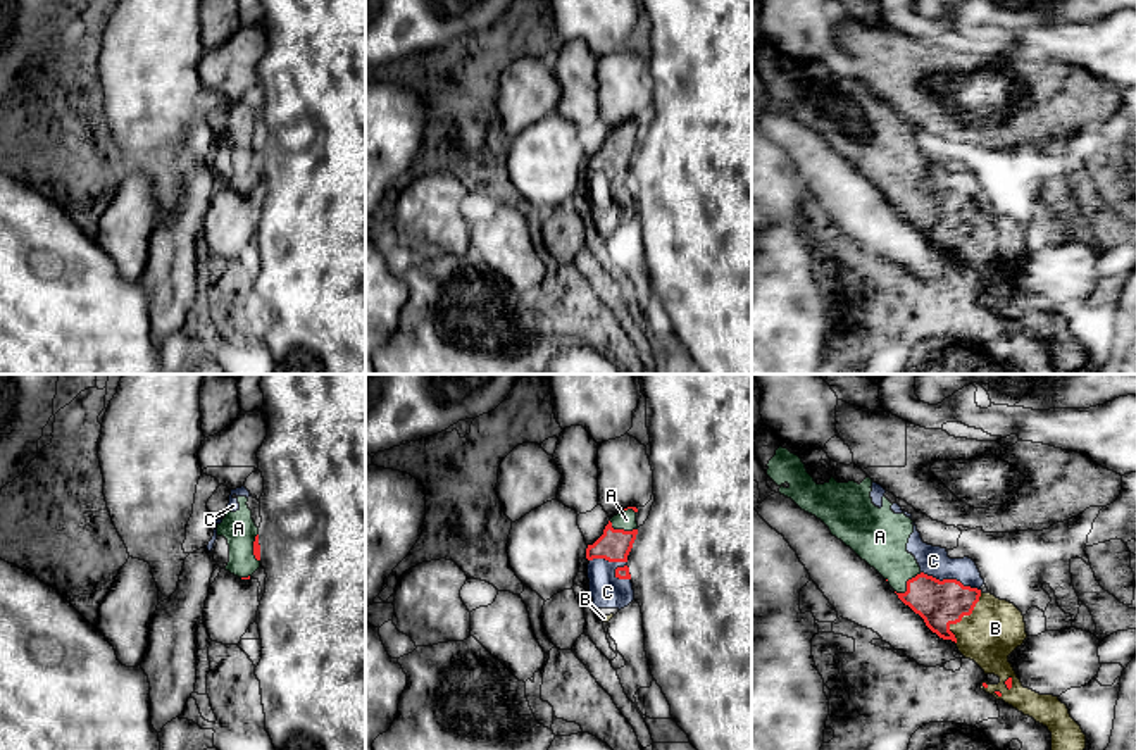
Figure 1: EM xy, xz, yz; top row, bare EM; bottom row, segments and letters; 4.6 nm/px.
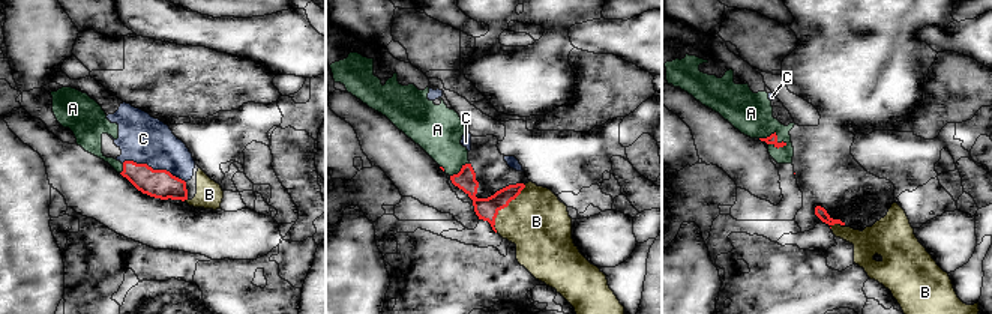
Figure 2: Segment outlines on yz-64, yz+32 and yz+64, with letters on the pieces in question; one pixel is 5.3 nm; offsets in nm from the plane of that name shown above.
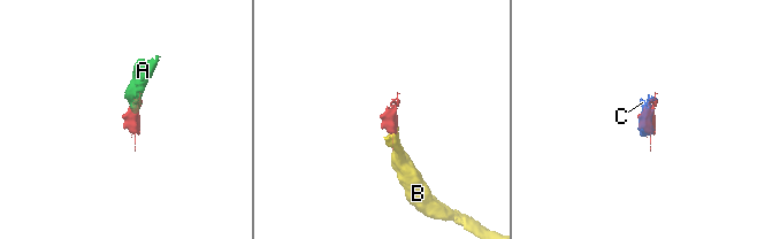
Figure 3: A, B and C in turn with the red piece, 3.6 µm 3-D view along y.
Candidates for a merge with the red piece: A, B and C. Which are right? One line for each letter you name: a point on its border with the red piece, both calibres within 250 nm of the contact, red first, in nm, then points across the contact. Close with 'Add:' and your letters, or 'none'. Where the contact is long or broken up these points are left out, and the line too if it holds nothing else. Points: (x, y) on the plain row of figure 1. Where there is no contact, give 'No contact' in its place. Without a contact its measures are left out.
A: Touches red at yz (907, 199). Thickness 220 nm (red) against 240 nm
B: Touches red at yz (962, 230). Thickness 220 nm (red) against 260 nm
C: Touches red at xz (621, 174). Thickness 160 nm (red) against 160 nm
Add: A, B, C

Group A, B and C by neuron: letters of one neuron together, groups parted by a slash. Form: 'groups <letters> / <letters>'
groups A B C

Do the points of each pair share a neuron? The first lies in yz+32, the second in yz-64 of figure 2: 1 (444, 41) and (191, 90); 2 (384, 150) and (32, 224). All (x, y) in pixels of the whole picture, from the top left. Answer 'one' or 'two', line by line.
1: one
2: two

